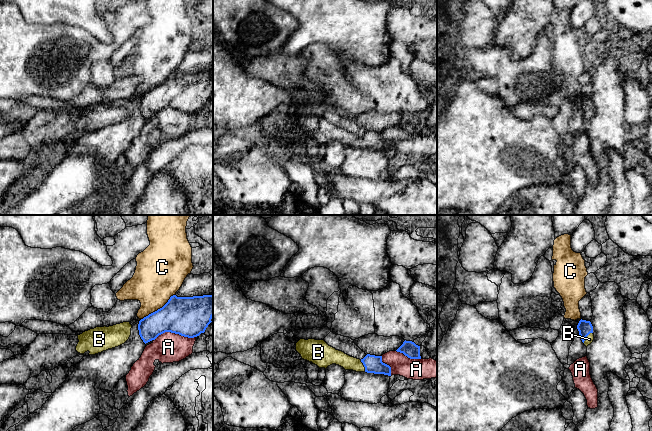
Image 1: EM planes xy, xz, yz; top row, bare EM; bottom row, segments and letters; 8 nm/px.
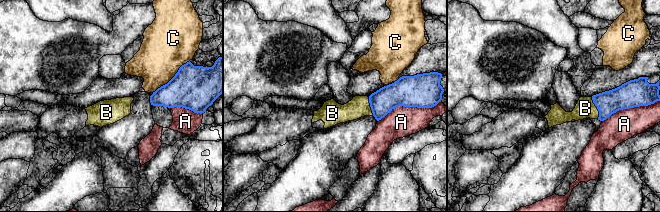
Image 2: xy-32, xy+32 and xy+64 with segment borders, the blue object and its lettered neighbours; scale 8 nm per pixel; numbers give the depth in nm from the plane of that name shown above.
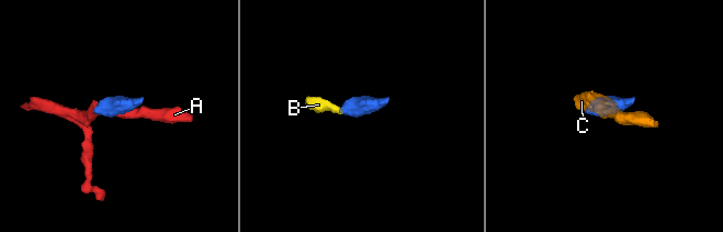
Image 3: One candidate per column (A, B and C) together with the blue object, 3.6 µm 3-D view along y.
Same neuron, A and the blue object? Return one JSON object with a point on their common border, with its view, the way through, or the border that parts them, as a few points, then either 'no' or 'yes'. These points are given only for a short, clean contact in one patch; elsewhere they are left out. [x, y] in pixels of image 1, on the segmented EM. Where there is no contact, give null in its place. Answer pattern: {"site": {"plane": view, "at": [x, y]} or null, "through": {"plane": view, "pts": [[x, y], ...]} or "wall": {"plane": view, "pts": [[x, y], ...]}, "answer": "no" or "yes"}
{"site": {"plane": "xy", "at": [174, 332]}, "answer": "no"}

